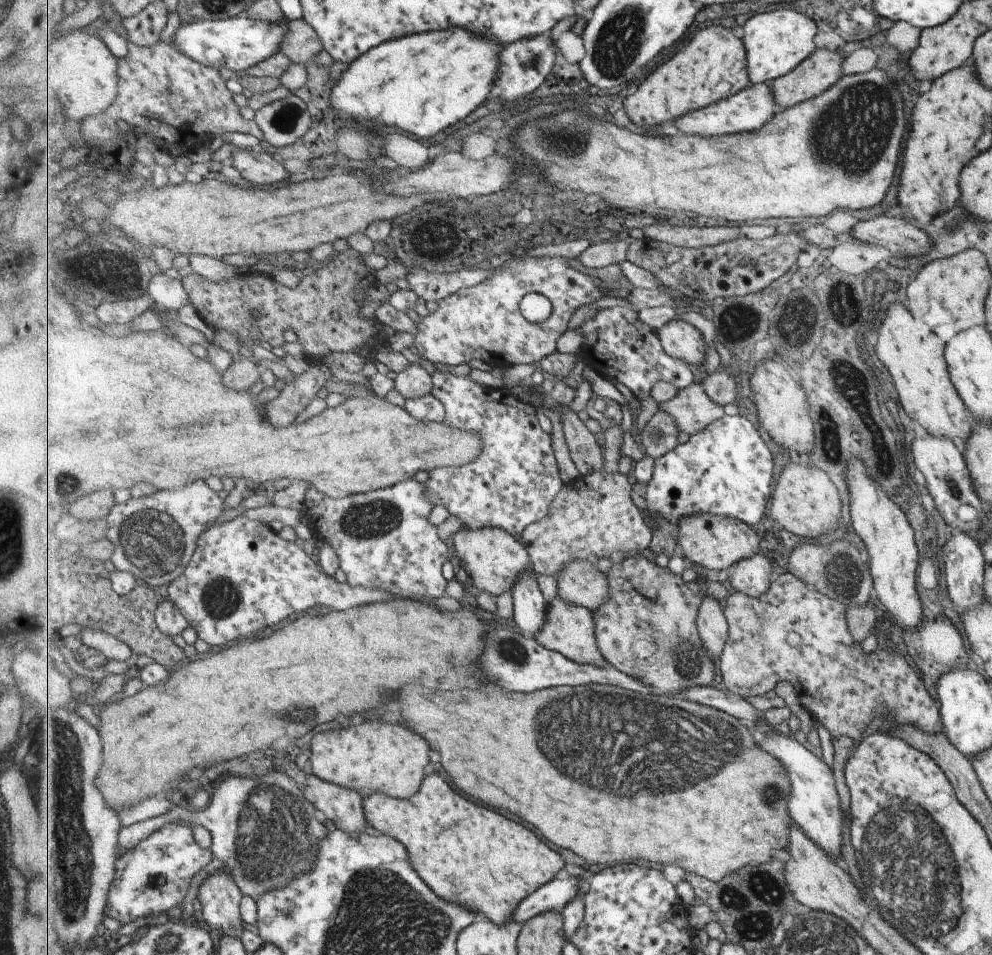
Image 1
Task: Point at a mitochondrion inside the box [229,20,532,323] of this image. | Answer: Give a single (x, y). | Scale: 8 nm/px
(284, 120)

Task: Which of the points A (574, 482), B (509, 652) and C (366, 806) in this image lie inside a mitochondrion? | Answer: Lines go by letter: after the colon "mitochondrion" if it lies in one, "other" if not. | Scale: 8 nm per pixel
A: other
B: mitochondrion
C: other

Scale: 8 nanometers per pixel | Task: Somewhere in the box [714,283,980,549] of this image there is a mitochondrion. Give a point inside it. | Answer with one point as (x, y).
(739, 320)

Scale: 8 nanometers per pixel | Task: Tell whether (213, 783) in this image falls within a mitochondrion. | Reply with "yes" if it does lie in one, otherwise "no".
no

